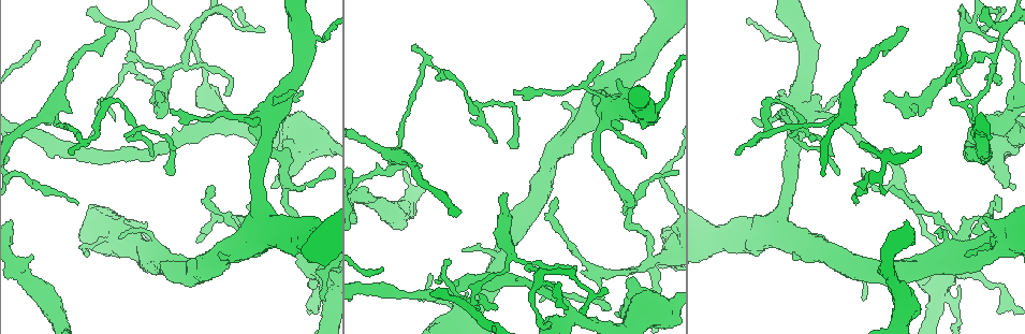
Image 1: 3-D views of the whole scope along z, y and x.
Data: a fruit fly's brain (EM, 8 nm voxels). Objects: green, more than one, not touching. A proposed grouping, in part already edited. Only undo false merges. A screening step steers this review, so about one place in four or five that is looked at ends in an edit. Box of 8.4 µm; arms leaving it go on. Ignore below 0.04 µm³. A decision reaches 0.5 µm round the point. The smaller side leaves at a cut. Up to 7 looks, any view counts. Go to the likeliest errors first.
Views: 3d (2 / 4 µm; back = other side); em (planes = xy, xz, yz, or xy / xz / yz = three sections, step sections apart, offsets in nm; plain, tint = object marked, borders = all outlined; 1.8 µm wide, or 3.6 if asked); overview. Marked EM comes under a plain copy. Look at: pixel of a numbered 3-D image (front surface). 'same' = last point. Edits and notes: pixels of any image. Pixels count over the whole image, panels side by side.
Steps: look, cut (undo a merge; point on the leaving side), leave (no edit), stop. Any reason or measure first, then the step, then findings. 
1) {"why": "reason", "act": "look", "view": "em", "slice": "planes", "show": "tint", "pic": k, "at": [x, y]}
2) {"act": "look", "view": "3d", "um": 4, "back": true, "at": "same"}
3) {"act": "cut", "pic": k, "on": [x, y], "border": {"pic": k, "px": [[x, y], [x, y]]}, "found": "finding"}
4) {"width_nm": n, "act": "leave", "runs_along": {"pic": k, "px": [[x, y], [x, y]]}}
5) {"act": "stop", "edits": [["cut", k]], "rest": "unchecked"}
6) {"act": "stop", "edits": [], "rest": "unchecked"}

{"why": "three arms meet", "act": "look", "view": "em", "slice": "xy", "step": 16, "show": "borders", "pic": 1, "at": [193, 29]}

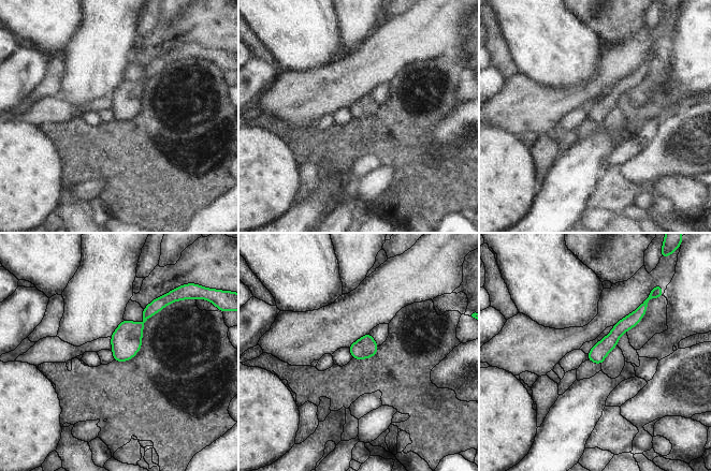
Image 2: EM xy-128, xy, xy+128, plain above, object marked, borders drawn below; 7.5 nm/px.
{"act": "leave", "runs_along": {"pic": 2, "px": [[641, 308], [595, 355], [590, 357]]}, "found": "all the same neuron"}

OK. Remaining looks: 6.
{"why": "small branch off a trunk", "act": "look", "view": "em", "slice": "yz", "step": 8, "show": "borders", "pic": 1, "at": [652, 259]}

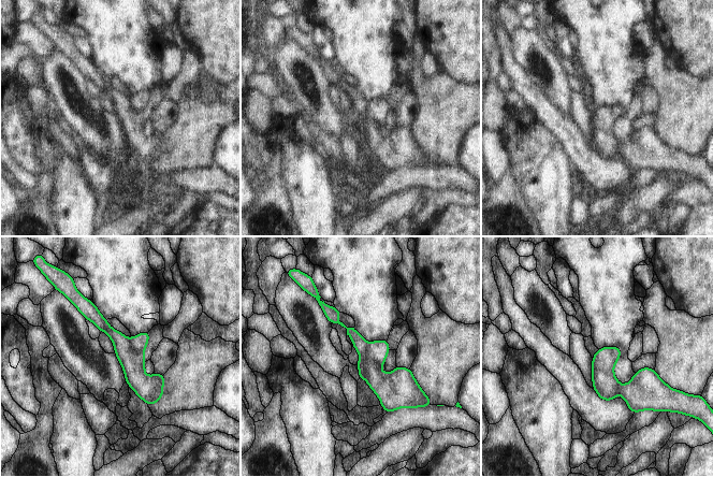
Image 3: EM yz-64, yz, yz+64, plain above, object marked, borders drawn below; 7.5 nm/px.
{"act": "cut", "pic": 3, "on": [376, 352], "border": {"pic": 3, "px": [[379, 363], [367, 364], [367, 382]]}, "found": "two neurons meet here"}

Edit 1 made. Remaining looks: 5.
{"act": "stop", "edits": [["cut", 3]], "rest": "unchecked"}

